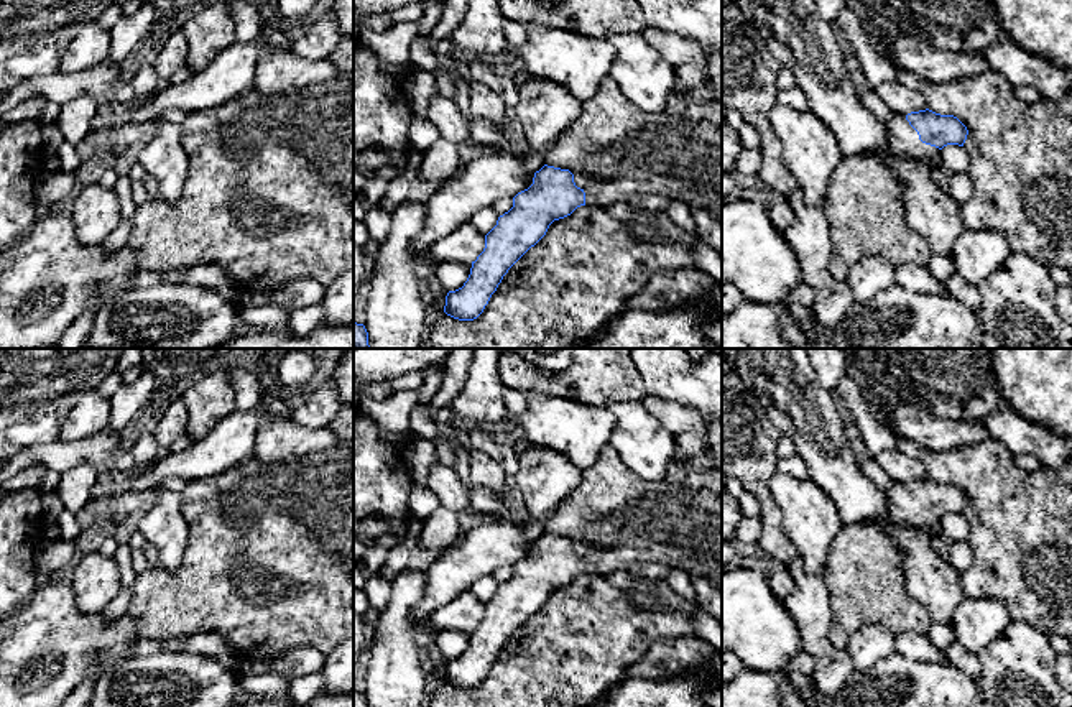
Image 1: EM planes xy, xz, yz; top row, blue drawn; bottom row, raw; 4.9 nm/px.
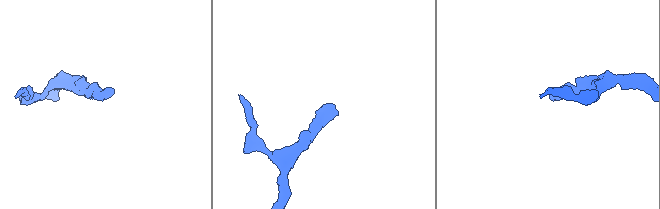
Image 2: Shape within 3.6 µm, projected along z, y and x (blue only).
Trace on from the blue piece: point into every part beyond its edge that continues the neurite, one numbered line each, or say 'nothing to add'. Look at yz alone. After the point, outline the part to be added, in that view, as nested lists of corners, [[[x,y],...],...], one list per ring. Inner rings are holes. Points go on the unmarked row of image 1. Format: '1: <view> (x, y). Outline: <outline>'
1: yz (903, 508). Outline: [[[894,483],[886,495],[888,516],[898,524],[931,533],[931,528],[940,521],[939,516],[919,508],[917,500],[909,493],[904,483]]]

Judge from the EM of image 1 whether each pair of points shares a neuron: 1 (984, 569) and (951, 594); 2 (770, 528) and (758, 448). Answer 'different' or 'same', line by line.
1: different
2: same

